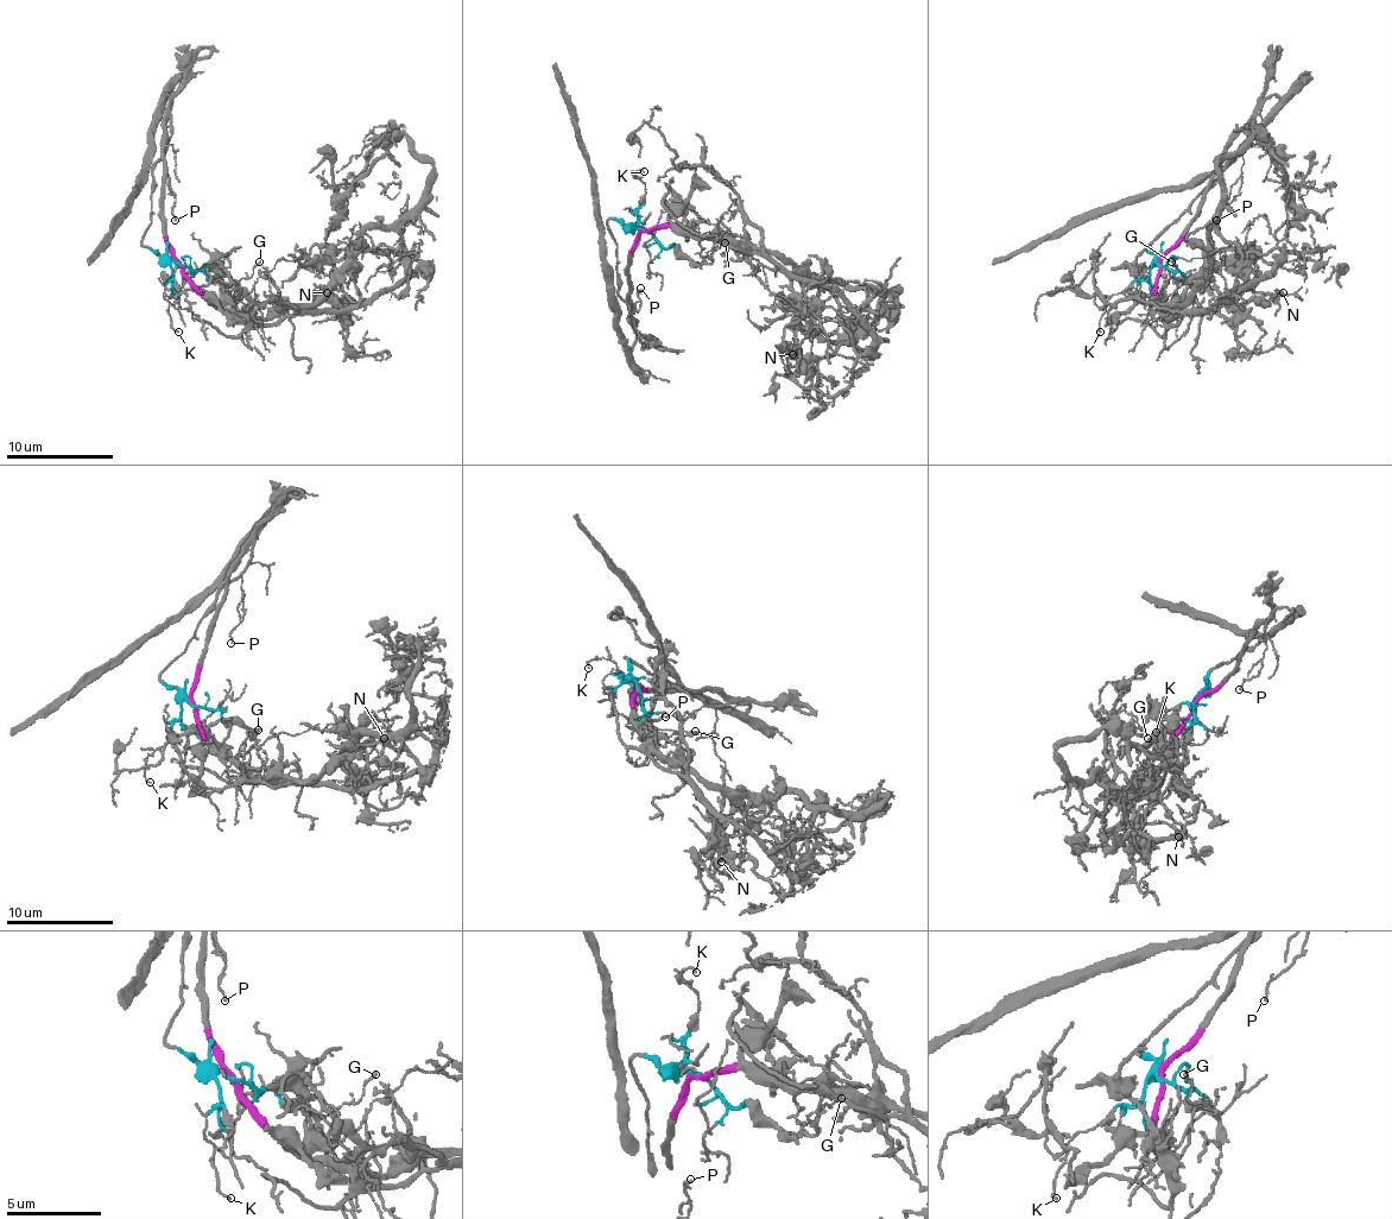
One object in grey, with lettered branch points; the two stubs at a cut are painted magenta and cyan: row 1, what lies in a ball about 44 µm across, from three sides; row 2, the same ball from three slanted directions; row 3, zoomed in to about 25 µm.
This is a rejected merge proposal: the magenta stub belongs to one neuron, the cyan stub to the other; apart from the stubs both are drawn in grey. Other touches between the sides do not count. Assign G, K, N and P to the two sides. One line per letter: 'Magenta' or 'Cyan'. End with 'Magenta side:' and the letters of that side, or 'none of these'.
G: Cyan
K: Cyan
N: Magenta
P: Cyan
Magenta side: N

